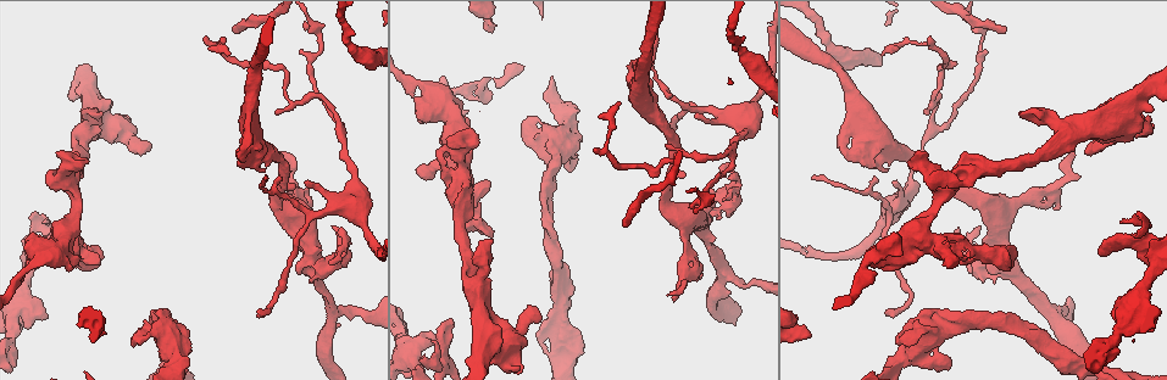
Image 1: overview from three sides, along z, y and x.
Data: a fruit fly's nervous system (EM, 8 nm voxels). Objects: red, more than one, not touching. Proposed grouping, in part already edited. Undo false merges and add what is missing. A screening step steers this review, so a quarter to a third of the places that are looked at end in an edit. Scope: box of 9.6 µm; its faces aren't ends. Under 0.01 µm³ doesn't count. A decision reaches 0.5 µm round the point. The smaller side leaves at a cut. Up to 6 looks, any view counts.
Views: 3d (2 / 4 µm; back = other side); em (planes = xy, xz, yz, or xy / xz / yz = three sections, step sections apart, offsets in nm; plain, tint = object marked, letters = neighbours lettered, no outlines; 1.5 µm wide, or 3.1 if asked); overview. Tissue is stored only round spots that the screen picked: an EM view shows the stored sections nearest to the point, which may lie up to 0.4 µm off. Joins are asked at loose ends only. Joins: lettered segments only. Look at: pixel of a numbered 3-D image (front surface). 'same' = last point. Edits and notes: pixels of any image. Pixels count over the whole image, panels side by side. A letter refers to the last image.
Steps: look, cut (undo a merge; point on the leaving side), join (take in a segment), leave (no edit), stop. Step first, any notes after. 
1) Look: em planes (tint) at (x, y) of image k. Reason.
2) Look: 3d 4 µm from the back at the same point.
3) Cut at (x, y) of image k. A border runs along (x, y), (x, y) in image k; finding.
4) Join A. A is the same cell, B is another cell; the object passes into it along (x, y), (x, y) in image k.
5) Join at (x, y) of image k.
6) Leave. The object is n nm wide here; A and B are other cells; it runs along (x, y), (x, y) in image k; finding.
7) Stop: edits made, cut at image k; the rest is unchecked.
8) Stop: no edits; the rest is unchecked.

Look: 3d 2 µm at (623, 227) of image 1.

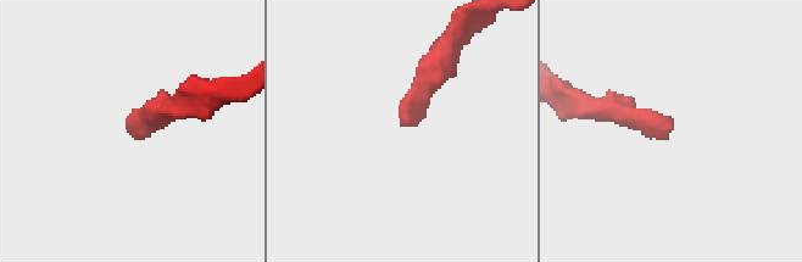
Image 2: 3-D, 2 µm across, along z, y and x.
Look: em planes (tint) at (145, 129) of image 2. Need the tissue.

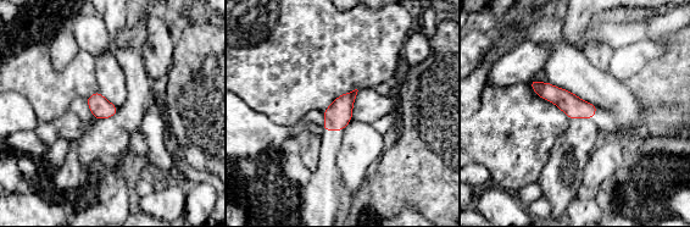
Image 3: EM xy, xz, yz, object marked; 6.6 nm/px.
Look: em planes (letters) at the same point.

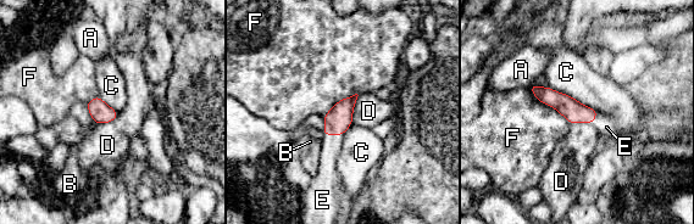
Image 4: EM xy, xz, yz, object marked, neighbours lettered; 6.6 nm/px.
Join E. E is the same cell, A, B, C, D and F are other cells; the object passes into it along (339, 118), (333, 134), (331, 145) in image 4; the neuron continues.

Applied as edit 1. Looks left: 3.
Look: 3d 4 µm from the back at (912, 298) of image 1. Sharp bend.

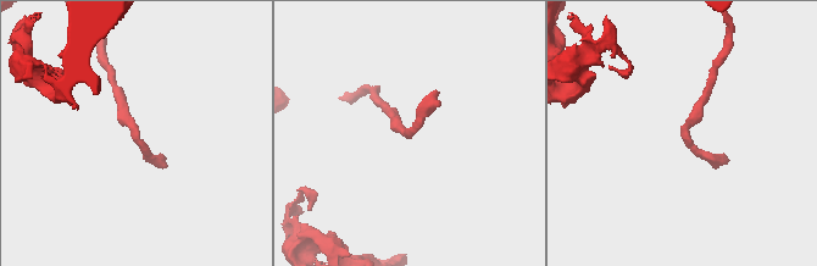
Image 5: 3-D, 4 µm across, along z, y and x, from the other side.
Look: em planes (plain) at (410, 132) of image 5.

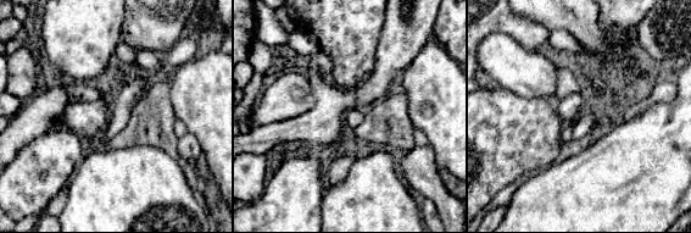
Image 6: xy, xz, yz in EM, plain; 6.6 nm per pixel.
Look: em planes (letters) at the same point.

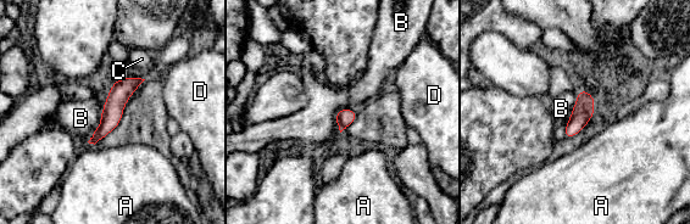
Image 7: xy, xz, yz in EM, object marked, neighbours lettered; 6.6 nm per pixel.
Leave. A, B, C and D are other cells; a border runs along (109, 93), (100, 124), (87, 141) in image 7; continuous, no second neuron.

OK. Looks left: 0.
Stop: edits made, join at image 4; the rest is unchecked.

